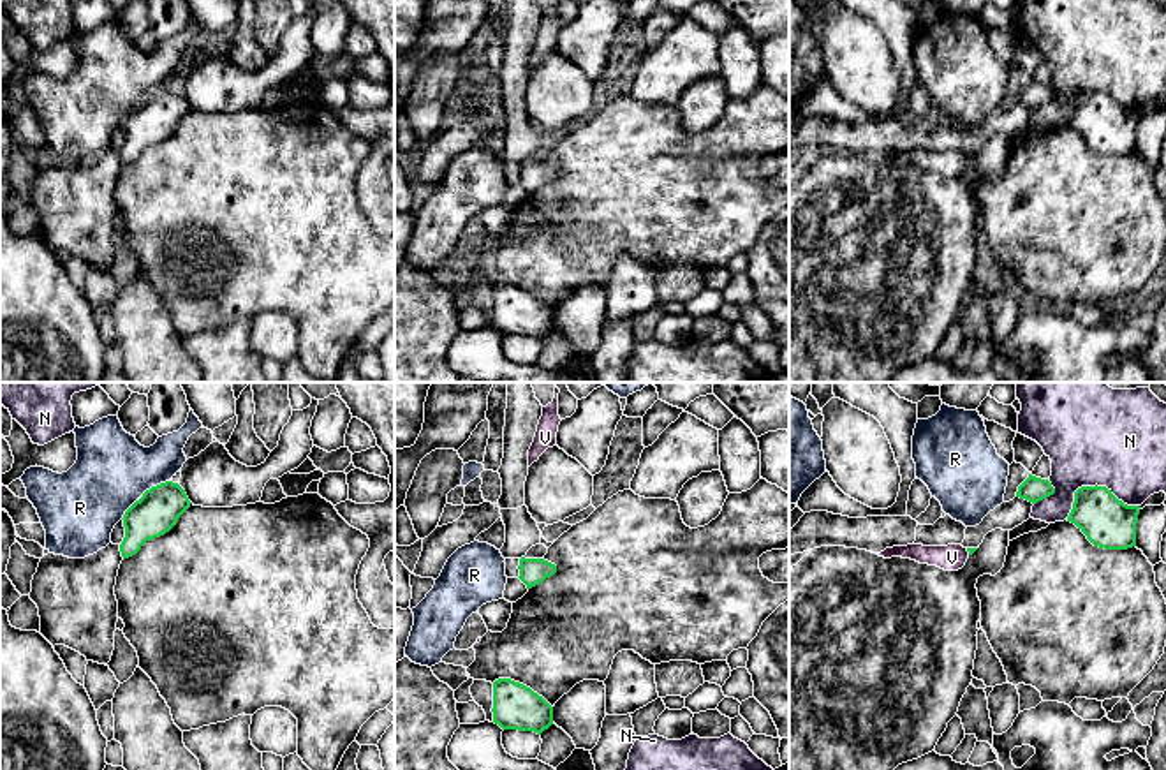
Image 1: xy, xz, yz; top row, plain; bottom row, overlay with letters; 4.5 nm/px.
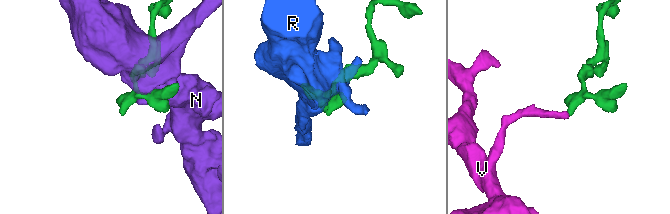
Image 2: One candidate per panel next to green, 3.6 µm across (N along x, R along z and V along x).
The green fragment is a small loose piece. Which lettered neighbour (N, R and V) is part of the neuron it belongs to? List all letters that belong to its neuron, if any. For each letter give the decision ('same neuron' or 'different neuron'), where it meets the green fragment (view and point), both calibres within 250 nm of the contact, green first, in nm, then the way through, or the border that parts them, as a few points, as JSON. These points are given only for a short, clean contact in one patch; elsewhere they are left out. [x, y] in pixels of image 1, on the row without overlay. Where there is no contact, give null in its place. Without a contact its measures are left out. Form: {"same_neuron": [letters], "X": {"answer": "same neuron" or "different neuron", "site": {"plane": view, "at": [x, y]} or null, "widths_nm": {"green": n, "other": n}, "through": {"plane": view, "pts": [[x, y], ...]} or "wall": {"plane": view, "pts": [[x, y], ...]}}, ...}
{"same_neuron": ["V"], "N": {"answer": "different neuron", "site": {"plane": "yz", "at": [1092, 92]}, "widths_nm": {"green": 240, "other": 440}}, "R": {"answer": "different neuron", "site": {"plane": "xy", "at": [154, 92]}, "widths_nm": {"green": 200, "other": 340}}, "V": {"answer": "same neuron", "site": {"plane": "yz", "at": [967, 155]}, "widths_nm": {"green": 30, "other": 120}, "through": {"plane": "yz", "pts": [[971, 155], [967, 155], [951, 162]]}}}

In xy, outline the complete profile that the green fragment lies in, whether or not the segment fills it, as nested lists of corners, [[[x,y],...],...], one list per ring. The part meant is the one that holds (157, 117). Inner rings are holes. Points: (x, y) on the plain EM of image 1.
[[[173,86],[146,95],[122,123],[125,132],[120,150],[122,162],[136,160],[146,146],[169,137],[190,109],[185,95]]]

